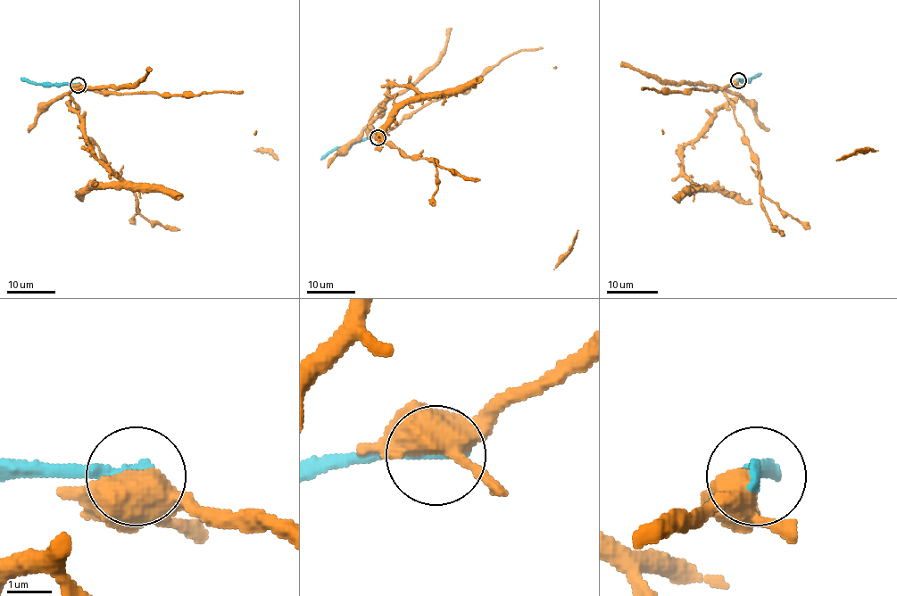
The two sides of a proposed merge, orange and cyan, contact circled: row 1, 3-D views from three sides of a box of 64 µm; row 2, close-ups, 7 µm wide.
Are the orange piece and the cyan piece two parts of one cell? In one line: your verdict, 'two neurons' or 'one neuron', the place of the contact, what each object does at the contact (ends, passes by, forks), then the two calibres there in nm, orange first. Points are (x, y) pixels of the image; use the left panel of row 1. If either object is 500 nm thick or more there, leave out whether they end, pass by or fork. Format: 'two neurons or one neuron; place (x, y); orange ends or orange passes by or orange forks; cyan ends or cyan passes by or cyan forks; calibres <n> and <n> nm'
one neuron; place (78, 85); calibres 550 and 320 nm

